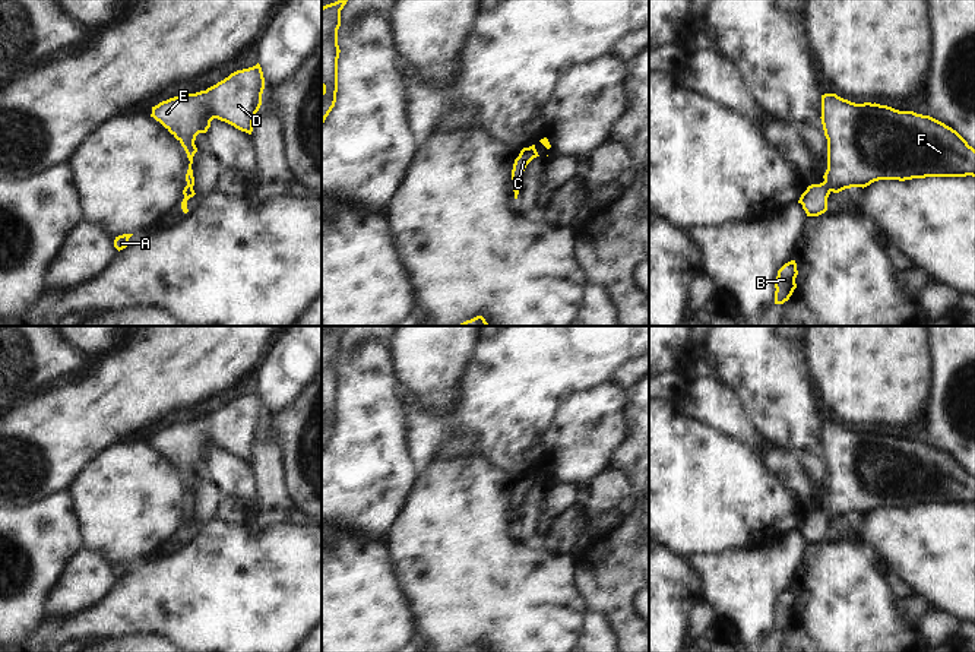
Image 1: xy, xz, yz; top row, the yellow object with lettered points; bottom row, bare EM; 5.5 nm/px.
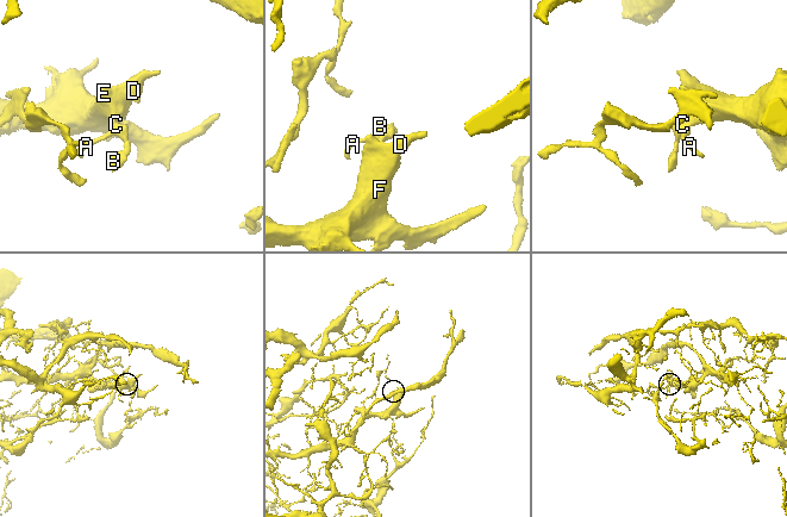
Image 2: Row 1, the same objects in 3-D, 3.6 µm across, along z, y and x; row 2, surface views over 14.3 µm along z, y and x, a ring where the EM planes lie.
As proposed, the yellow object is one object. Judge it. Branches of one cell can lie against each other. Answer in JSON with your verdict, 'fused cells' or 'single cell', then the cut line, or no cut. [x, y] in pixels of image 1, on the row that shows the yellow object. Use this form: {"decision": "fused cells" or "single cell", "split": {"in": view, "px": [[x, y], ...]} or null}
{"decision": "single cell", "split": null}

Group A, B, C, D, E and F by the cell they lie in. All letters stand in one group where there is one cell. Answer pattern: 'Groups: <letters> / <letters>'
Groups: A B C D E F

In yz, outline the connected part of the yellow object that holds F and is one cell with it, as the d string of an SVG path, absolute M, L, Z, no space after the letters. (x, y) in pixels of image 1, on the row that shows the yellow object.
M824 94L820 118L827 139L827 170L824 181L808 186L798 200L807 216L824 213L832 192L864 189L879 180L975 177L975 149L956 130L930 115L876 102L855 104L836 94Z

